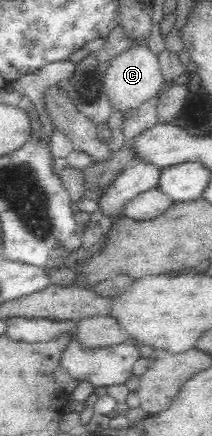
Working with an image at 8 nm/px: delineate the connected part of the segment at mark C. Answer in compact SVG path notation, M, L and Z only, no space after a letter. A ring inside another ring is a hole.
M134 42L130 48L108 60L103 71L105 92L112 108L119 112L139 107L145 99L157 93L164 82L158 57L149 50L147 44L141 42Z

